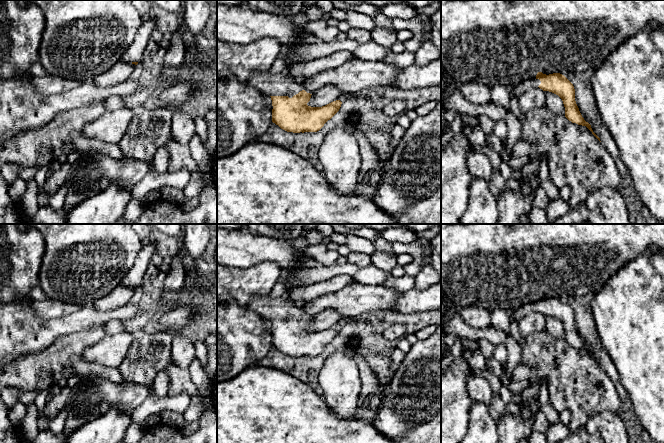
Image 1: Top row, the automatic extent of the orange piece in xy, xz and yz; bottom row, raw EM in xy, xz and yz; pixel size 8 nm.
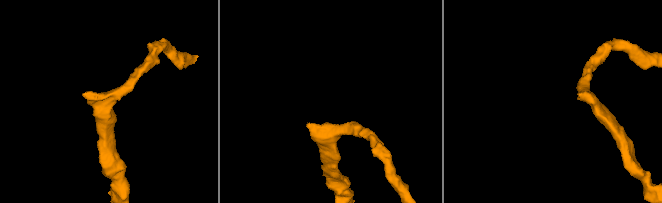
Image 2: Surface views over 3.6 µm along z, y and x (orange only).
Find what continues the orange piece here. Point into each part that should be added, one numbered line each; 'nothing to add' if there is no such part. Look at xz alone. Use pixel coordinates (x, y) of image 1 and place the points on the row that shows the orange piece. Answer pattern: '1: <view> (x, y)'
1: xz (282, 84)

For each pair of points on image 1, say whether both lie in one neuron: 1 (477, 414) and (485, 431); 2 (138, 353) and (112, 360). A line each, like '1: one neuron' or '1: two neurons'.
1: one neuron
2: two neurons

